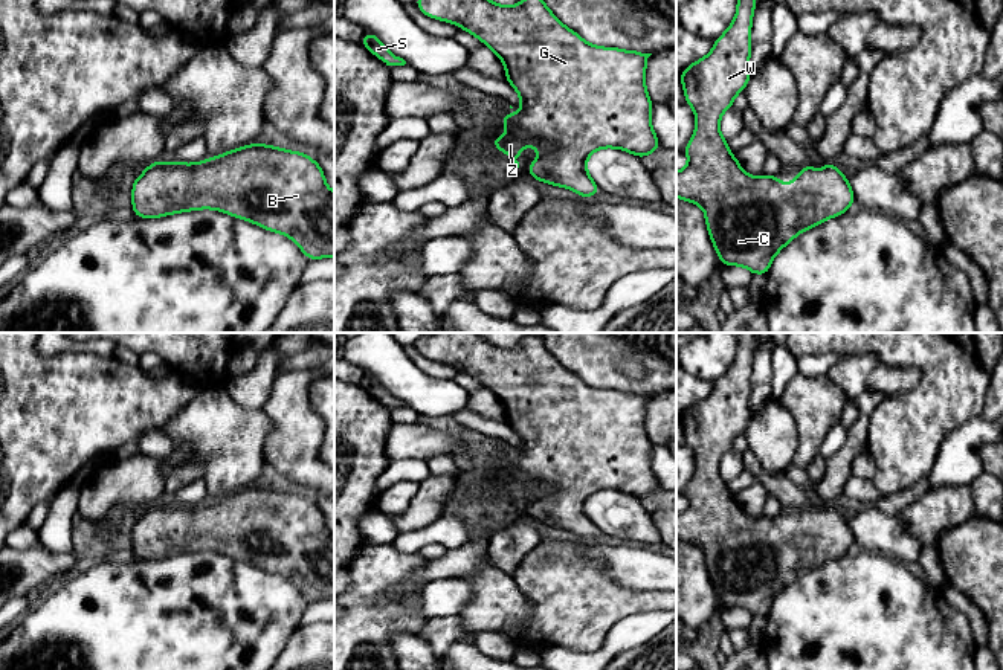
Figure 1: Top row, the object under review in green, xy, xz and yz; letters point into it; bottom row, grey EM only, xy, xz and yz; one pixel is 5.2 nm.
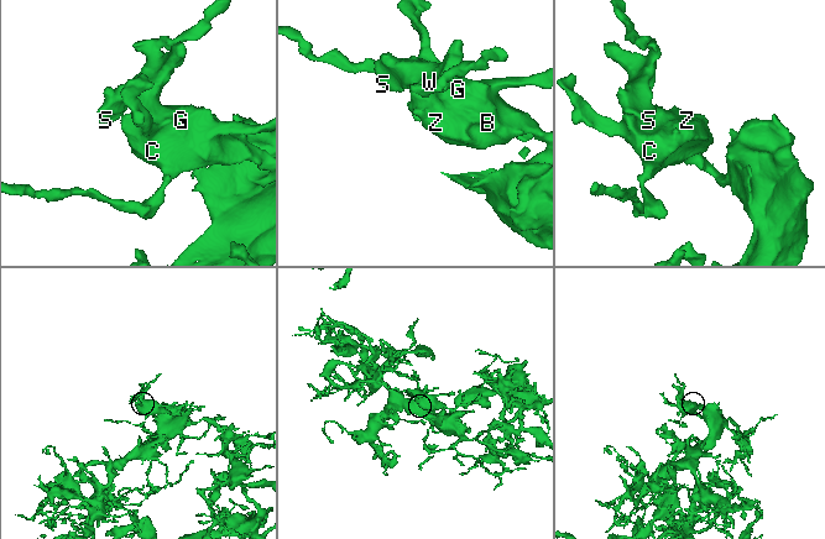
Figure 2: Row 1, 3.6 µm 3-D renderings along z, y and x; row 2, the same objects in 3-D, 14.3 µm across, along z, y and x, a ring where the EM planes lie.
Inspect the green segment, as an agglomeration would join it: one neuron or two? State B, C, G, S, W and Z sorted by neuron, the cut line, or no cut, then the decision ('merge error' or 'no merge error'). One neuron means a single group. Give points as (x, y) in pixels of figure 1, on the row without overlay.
B C G S W Z | no cut | no merge error

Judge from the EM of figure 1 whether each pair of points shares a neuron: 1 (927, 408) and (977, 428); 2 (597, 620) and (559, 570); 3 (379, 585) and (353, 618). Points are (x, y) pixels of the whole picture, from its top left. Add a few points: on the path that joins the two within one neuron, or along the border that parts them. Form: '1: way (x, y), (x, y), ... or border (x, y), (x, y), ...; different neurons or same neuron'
1: border (980, 414), (954, 428), (944, 438), (939, 449); different neurons
2: way (585, 608), (561, 582); same neuron
3: way (371, 592), (368, 603), (361, 611); same neuron

